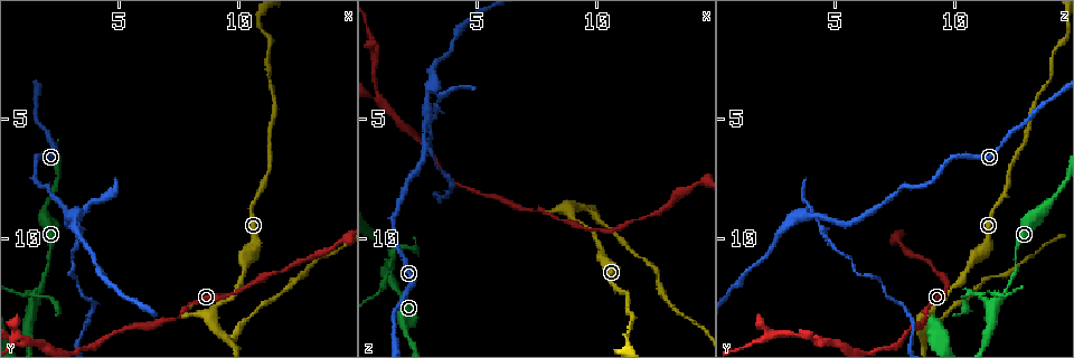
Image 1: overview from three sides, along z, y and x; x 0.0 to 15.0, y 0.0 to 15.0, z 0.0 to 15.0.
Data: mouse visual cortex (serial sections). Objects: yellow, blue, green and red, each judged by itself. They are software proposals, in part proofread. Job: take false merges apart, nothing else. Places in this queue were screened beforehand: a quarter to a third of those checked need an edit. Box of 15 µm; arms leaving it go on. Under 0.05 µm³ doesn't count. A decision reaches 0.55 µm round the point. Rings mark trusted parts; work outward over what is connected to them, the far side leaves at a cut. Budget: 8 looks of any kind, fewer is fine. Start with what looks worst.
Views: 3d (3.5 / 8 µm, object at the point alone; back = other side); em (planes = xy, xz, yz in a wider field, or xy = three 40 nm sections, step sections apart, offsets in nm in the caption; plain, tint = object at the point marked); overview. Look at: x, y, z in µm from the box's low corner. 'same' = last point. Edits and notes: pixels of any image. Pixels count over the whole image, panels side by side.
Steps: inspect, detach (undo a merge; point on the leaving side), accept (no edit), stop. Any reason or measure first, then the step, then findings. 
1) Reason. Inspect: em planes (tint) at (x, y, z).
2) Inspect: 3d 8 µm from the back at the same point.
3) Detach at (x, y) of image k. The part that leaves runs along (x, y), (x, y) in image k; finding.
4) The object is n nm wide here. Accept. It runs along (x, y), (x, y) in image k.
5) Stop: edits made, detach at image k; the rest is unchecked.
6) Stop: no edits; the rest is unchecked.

Four or more arms meet. Inspect: 3d 3.5 µm at (1.4, 12.6, 11.7).

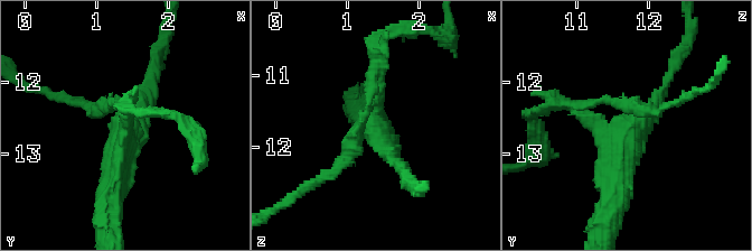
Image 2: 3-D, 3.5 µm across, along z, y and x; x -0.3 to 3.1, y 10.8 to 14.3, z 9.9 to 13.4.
Inspect: em xy step 1 (tint) at (1.35, 12.70, 11.70).

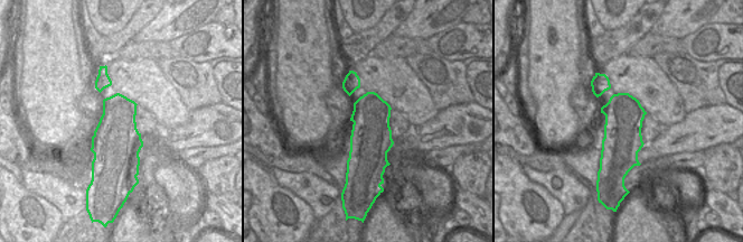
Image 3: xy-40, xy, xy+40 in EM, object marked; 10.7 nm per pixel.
Cut it another way. Inspect: em xy step 2 (tint) at the same point.

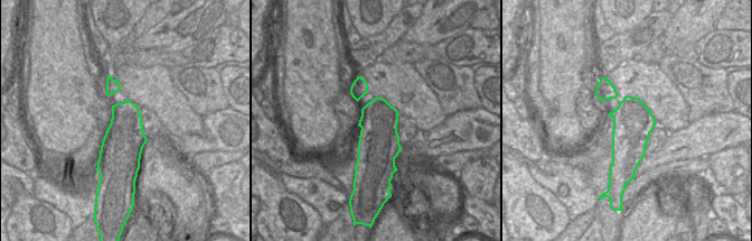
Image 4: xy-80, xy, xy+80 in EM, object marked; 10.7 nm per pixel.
Detach at (370, 77) of image 2. The part that leaves runs along (377, 108), (377, 42), (407, 30) in image 2; a second cell is stuck on.

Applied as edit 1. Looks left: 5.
Inspect: overview.

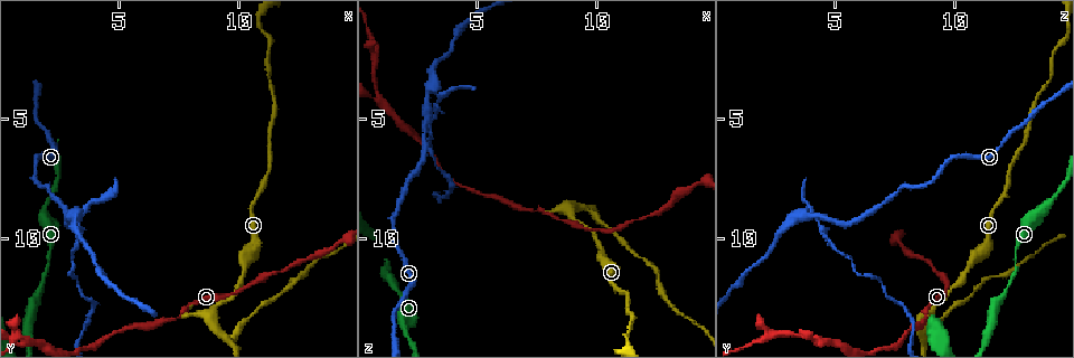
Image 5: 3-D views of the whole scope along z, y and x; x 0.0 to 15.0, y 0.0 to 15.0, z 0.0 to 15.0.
Arms run side by side. Inspect: 3d 8 µm at (3.0, 9.0, 3.7).

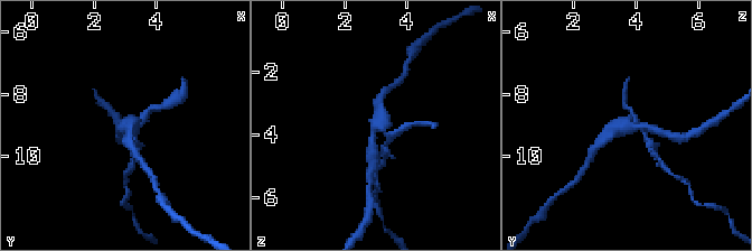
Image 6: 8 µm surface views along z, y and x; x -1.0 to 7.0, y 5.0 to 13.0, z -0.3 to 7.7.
Inspect: 3d 3.5 µm at (3.1, 9.0, 3.7).

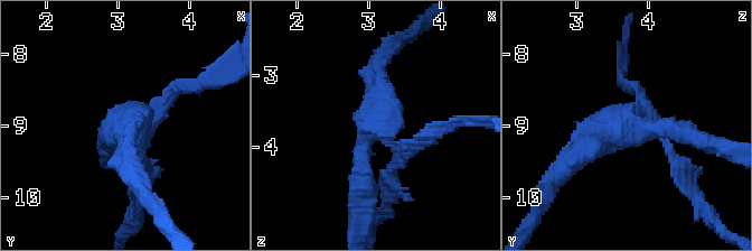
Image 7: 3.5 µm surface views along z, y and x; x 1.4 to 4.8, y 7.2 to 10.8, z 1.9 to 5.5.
4 arms meet here; the arms are 150, 150, 300, 300 nm wide. Inspect: em xy step 5 (tint) at (3.05, 8.95, 3.70).

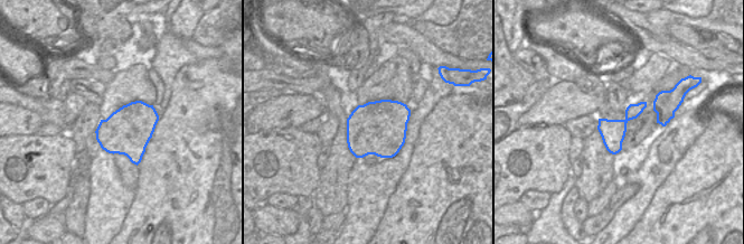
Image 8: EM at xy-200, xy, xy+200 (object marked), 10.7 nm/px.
Detach at (626, 86) of image 7. The part that leaves runs along (400, 148), (393, 197), (385, 205) in image 7; two cells meet here.

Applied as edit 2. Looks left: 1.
Stop: edits made, detach at image 2, detach at image 7; the rest is unchecked.

